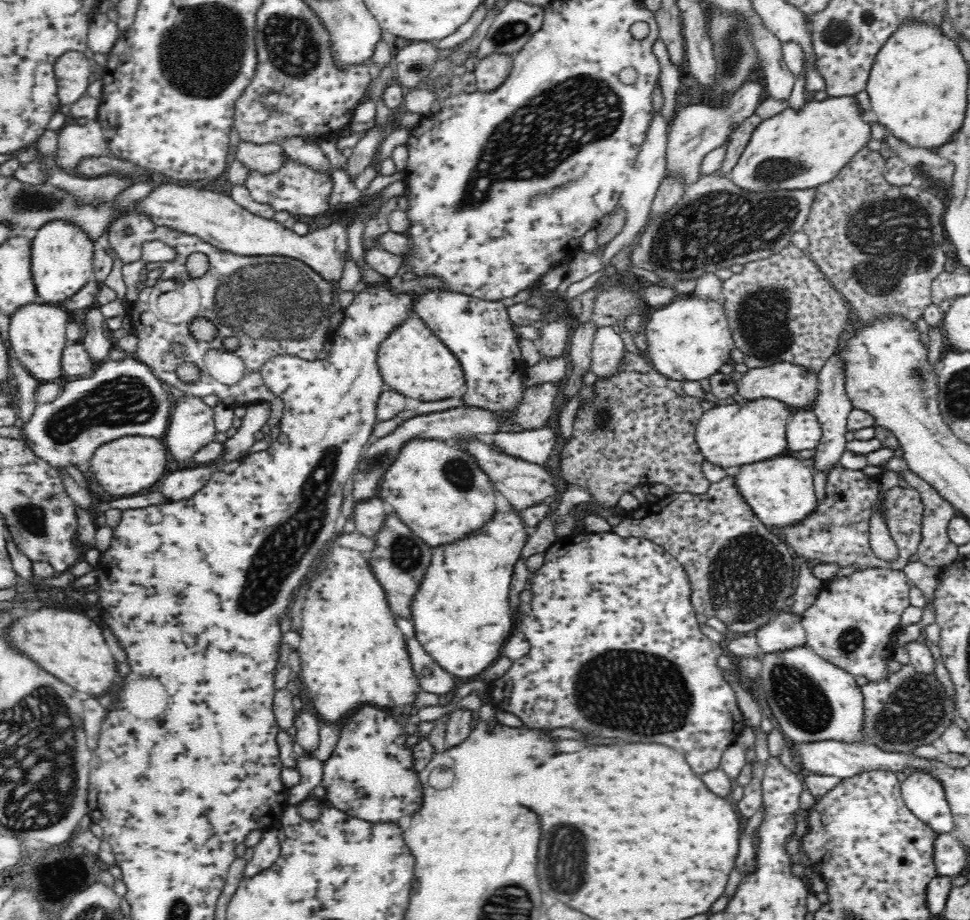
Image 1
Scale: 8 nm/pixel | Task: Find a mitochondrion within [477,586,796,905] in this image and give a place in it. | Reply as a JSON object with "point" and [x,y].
{"point":[620,690]}

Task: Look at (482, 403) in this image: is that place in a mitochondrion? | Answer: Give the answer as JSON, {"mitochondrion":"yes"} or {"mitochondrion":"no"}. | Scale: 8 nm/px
{"mitochondrion":"no"}

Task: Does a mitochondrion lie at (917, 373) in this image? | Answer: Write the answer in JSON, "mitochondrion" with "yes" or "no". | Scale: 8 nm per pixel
{"mitochondrion":"yes"}

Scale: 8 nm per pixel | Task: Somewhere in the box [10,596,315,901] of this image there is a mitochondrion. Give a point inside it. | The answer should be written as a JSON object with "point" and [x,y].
{"point":[80,874]}

